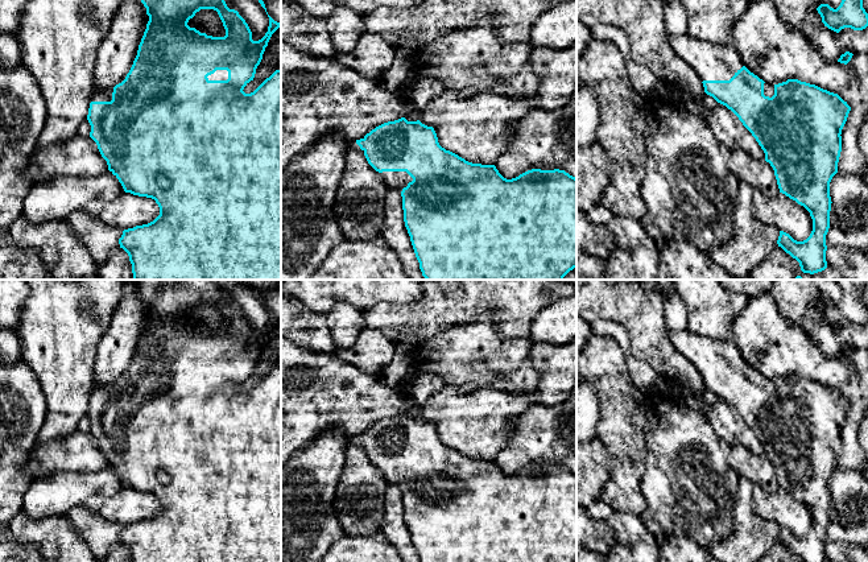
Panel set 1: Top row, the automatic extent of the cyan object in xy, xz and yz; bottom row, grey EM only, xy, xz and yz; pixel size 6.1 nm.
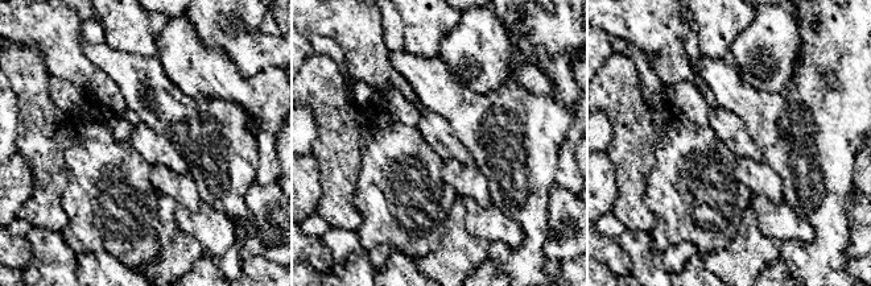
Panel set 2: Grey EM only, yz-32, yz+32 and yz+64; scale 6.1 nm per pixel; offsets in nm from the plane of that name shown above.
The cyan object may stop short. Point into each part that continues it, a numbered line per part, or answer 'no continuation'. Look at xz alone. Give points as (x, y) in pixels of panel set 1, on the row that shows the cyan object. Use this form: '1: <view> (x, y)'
1: xz (395, 180)

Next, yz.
1: yz (711, 62)

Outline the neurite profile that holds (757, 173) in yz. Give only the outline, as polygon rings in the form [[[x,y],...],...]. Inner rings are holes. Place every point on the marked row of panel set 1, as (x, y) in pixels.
[[[737,149],[729,152],[727,166],[740,182],[751,185],[766,197],[773,198],[780,194],[774,170],[765,160],[759,160]]]

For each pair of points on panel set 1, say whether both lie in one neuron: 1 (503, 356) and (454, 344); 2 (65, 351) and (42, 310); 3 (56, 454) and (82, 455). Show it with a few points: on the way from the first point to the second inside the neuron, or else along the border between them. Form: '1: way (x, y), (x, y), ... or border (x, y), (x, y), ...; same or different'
1: way (491, 356), (466, 354); same
2: way (60, 341), (60, 327), (53, 321); same
3: way (62, 454), (75, 454); same

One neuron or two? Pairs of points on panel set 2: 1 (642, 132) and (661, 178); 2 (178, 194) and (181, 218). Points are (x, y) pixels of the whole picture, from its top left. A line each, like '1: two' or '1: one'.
1: two
2: two

